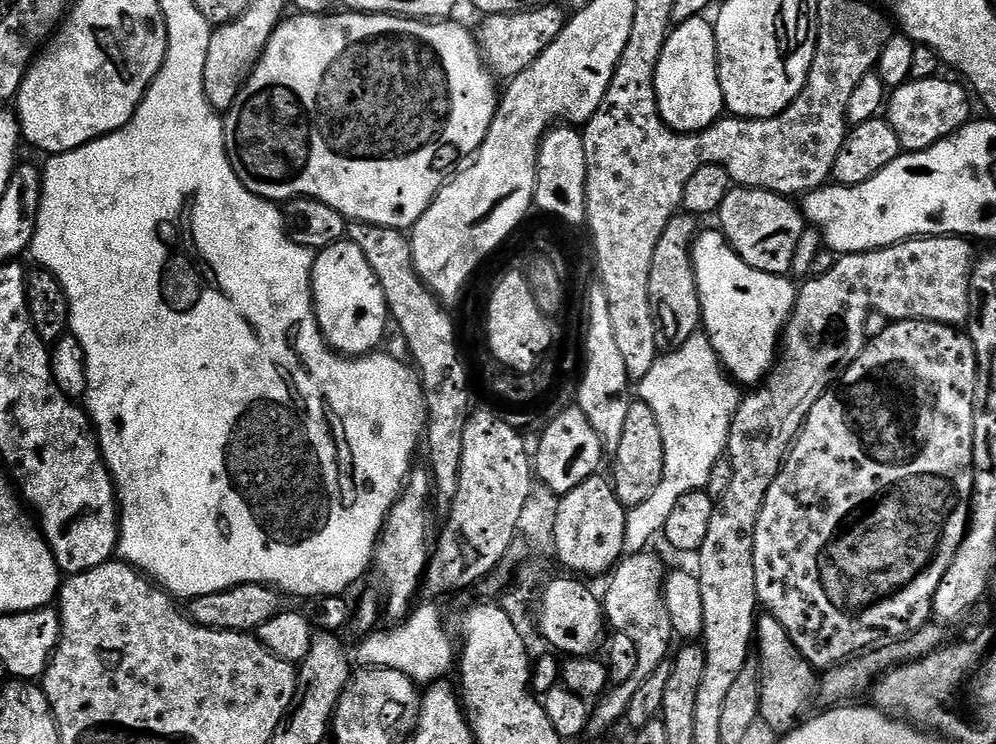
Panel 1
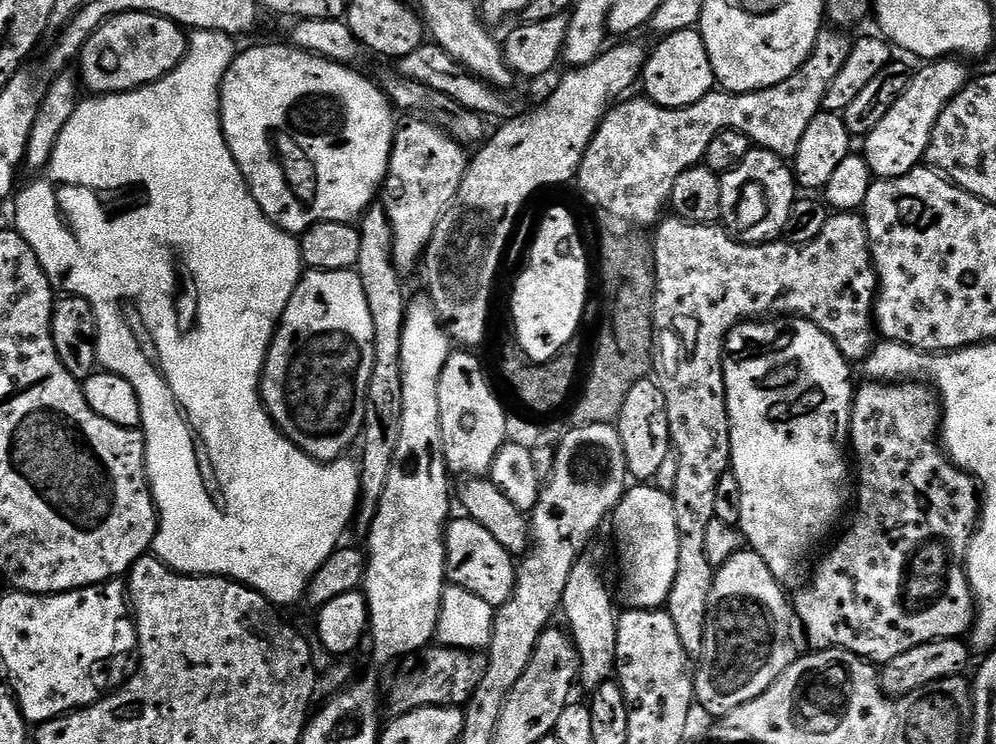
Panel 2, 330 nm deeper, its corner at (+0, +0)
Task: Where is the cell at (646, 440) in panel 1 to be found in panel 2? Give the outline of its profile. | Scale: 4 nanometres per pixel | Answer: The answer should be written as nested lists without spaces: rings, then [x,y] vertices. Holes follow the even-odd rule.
[[[645,378],[630,386],[630,394],[626,394],[626,402],[622,402],[620,419],[615,421],[615,425],[622,438],[622,450],[626,452],[629,477],[636,482],[655,481],[662,462],[666,462],[672,452],[666,394],[662,394],[655,379]]]

